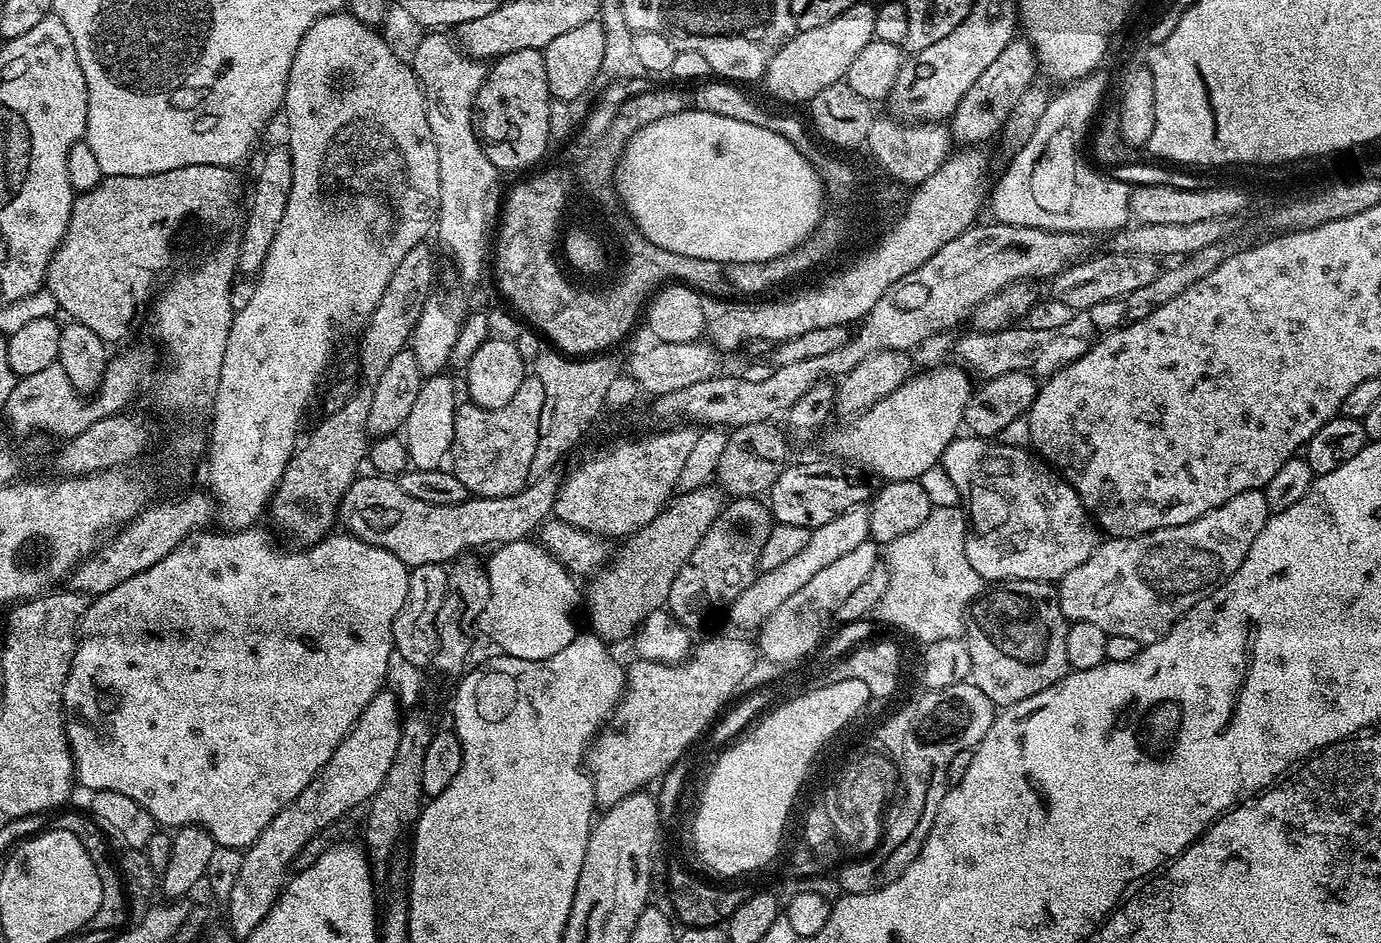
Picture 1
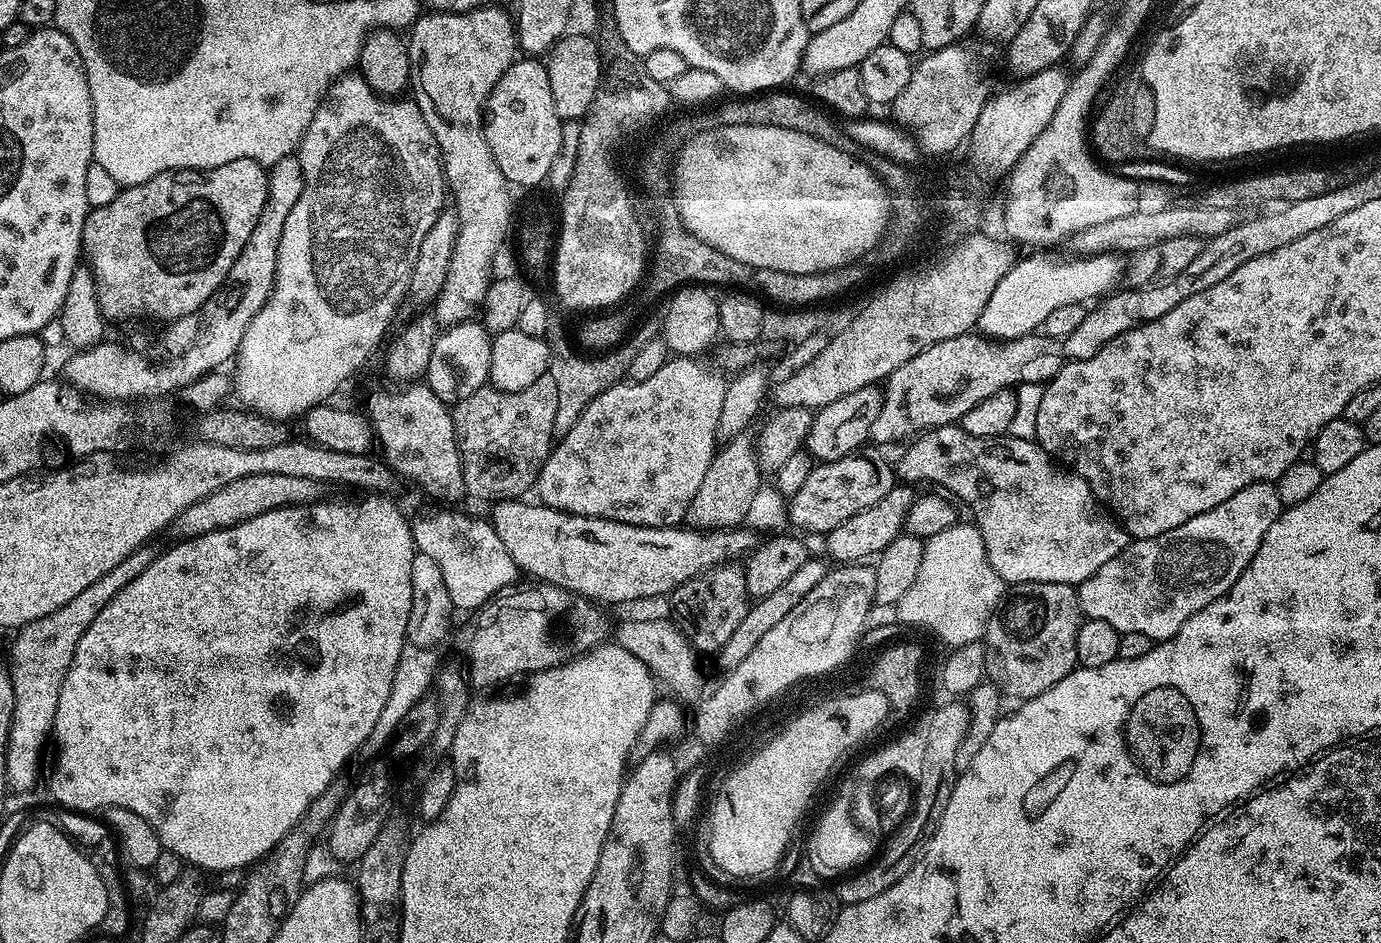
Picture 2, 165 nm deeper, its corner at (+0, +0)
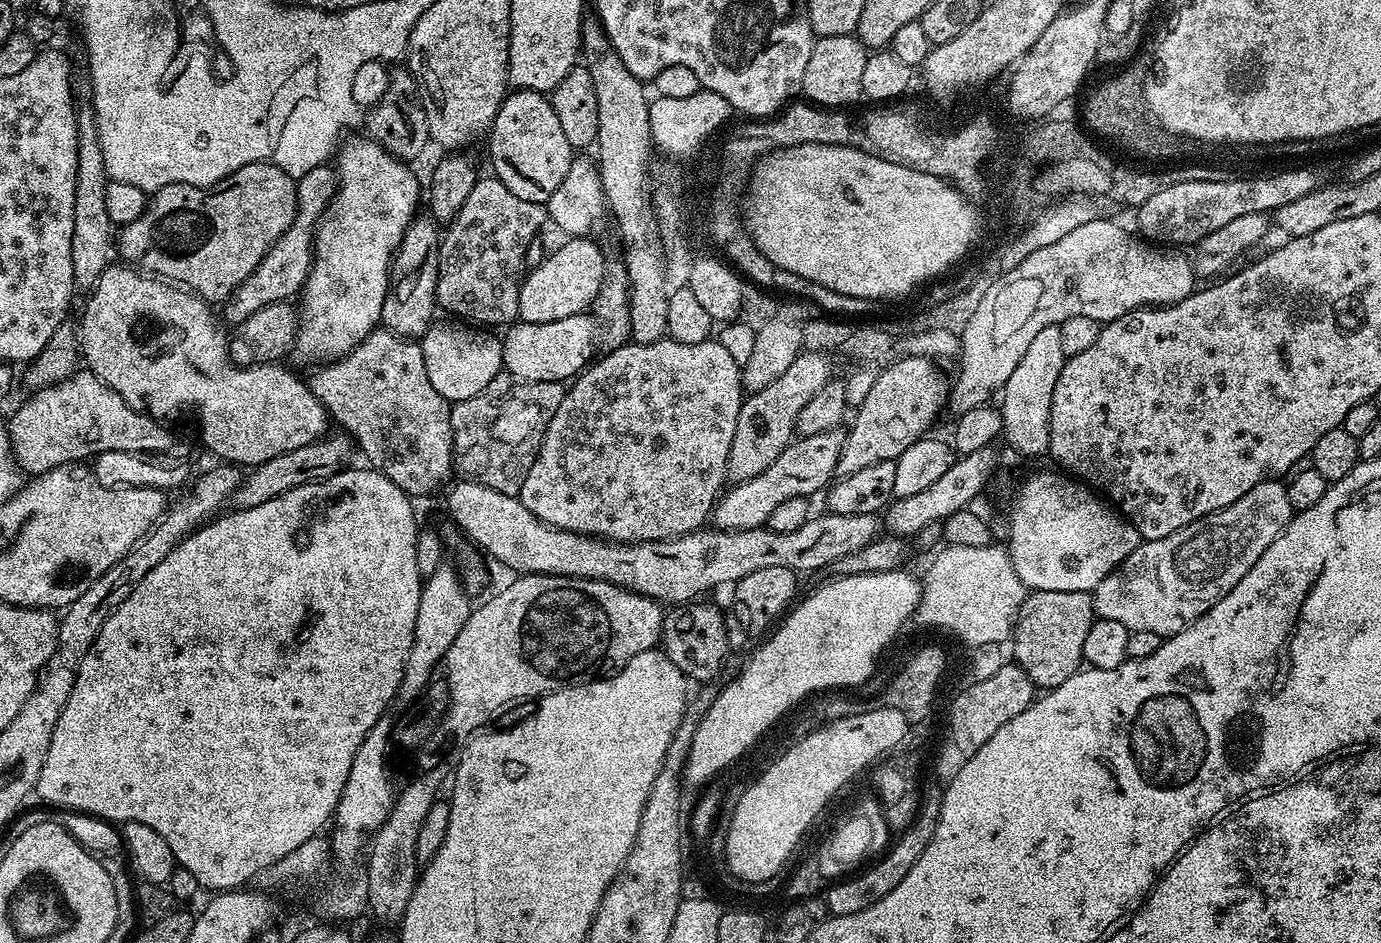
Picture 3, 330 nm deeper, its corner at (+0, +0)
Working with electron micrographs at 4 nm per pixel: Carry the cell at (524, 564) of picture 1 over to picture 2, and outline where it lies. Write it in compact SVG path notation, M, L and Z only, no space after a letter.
M440 510L413 515L410 523L417 551L434 558L434 562L441 567L447 596L455 609L475 611L484 600L509 587L517 579L519 568L487 519Z

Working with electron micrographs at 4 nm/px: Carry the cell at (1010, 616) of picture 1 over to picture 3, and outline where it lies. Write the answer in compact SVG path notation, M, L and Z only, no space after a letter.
M1074 590L1029 591L1025 595L1016 623L1012 629L1010 656L1019 664L1032 683L1040 690L1056 688L1066 678L1081 671L1084 655L1082 645L1086 642L1086 633L1090 630L1096 616L1096 607L1092 604L1092 592Z

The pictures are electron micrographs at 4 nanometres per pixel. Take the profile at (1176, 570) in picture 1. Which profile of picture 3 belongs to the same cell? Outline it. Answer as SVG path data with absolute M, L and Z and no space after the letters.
M1273 478L1258 482L1238 502L1218 510L1214 514L1206 514L1190 526L1182 526L1182 530L1174 530L1174 534L1166 534L1166 538L1144 540L1116 569L1092 592L1092 604L1096 607L1096 616L1101 620L1122 622L1129 632L1150 630L1162 638L1178 634L1183 628L1193 624L1210 606L1214 606L1232 591L1238 582L1262 558L1262 550L1282 534L1282 530L1292 519L1294 510L1290 506L1288 489L1279 479Z

